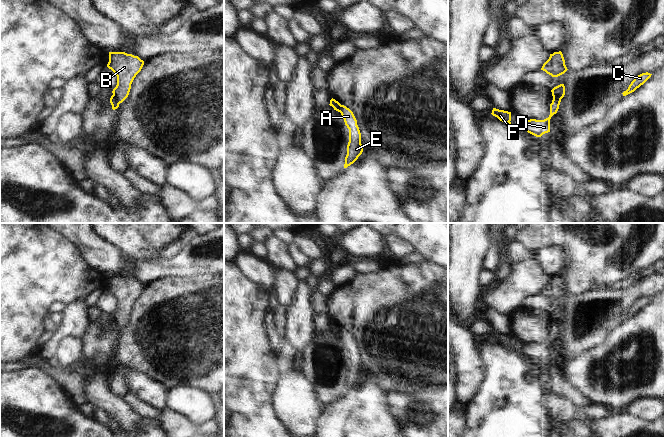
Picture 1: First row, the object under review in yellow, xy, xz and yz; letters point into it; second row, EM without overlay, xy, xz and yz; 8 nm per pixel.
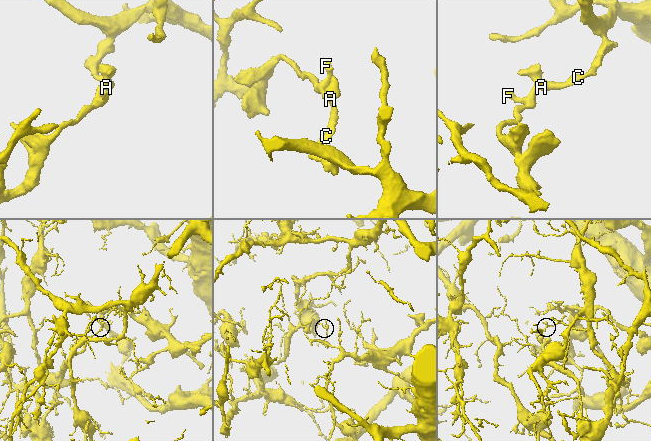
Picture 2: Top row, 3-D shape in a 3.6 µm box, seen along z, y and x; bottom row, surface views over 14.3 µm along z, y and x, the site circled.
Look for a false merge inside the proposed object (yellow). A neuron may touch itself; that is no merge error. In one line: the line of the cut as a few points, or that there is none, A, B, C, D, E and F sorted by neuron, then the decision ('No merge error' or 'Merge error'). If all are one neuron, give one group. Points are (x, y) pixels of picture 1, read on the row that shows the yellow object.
Split along xy (112, 95), (119, 103). Groups: A B C E / D F. Merge error.

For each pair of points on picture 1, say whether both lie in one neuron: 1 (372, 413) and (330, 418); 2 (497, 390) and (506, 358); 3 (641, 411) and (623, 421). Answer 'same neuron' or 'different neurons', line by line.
1: same neuron
2: same neuron
3: different neurons

